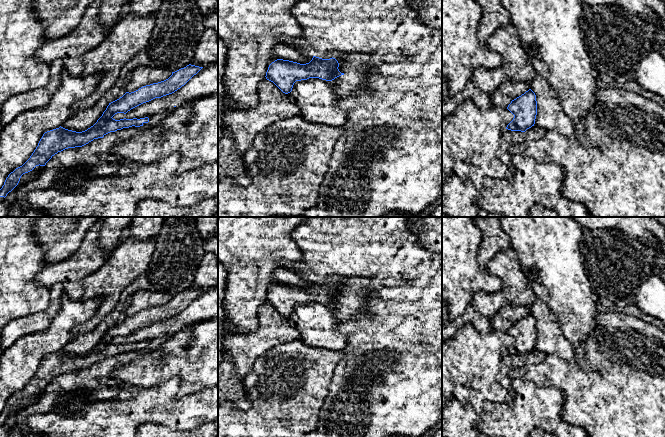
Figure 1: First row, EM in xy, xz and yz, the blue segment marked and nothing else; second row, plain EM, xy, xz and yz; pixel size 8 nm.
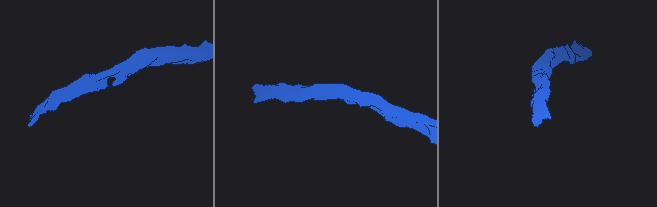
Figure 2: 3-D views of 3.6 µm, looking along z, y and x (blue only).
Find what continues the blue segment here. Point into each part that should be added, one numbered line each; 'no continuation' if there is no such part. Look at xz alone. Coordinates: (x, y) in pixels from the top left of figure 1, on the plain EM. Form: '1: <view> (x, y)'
no continuation

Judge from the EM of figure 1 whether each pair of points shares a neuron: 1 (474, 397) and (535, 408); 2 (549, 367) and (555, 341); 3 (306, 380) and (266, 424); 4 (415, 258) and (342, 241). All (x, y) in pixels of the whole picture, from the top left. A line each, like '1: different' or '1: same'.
1: same
2: different
3: same
4: same

